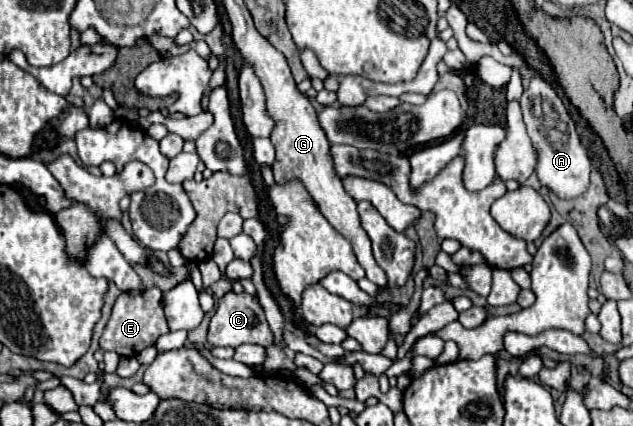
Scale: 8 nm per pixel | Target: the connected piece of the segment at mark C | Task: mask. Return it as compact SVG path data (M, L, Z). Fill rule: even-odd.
M225 292L215 306L215 312L211 314L209 330L207 330L207 342L211 346L239 346L239 344L259 344L263 348L269 348L273 344L273 334L269 330L269 324L265 320L265 312L257 298L249 292Z

